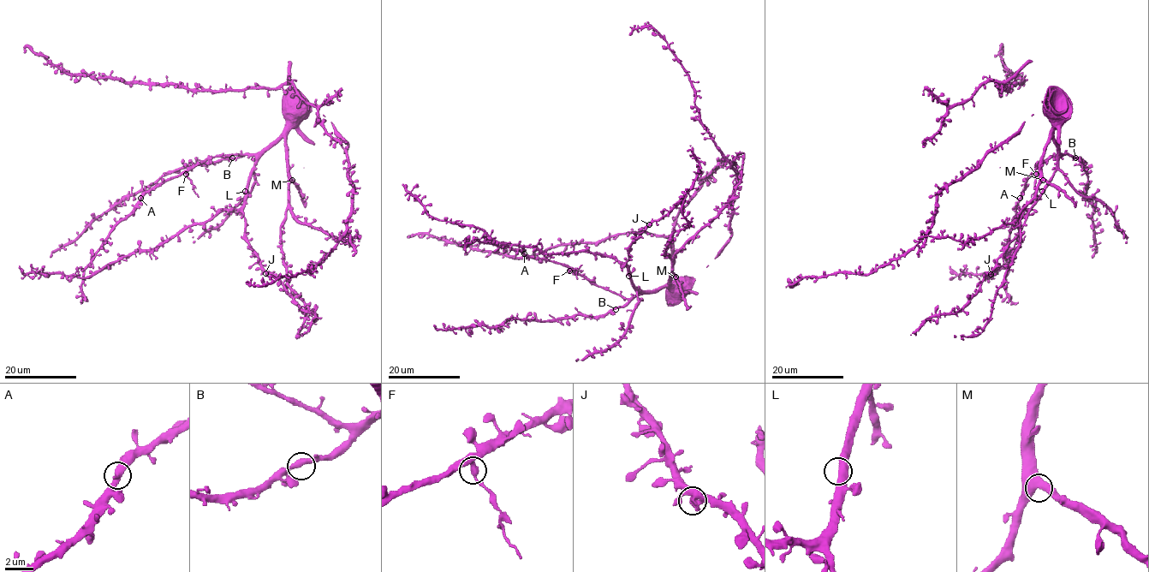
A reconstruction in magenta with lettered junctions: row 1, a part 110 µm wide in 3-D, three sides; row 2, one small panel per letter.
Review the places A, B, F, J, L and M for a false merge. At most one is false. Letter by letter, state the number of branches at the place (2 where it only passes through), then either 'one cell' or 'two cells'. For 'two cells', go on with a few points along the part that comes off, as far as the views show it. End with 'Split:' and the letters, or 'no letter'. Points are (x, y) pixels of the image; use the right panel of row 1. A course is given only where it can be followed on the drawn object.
A: 2 | one cell
B: 2 | one cell
F: 2 | one cell
J: 3 | one cell
L: 2 | one cell
M: 2 | one cell
Split: no letter

